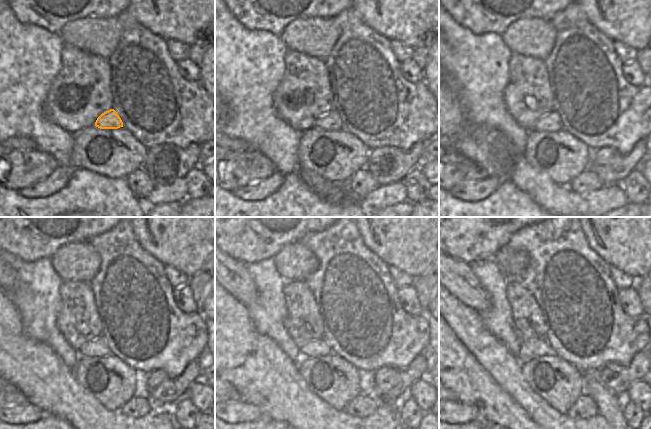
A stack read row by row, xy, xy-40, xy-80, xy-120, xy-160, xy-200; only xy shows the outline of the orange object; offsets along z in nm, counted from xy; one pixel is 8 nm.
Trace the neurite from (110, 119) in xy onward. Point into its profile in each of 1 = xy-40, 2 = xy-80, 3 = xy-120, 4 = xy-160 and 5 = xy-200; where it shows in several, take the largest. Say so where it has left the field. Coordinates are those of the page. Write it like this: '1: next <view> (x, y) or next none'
1: next xy-40 (331, 121)
2: next xy-80 (552, 122)
3: next xy-120 (98, 347)
4: next xy-160 (317, 348)
5: next xy-200 (534, 348)

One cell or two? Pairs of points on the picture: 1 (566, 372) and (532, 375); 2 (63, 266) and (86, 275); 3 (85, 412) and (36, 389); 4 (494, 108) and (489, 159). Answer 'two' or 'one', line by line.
1: one
2: one
3: one
4: two

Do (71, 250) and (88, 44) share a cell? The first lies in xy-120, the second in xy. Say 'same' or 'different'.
same

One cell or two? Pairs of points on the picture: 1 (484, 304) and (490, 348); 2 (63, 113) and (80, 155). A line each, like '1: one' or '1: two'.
1: two
2: two

